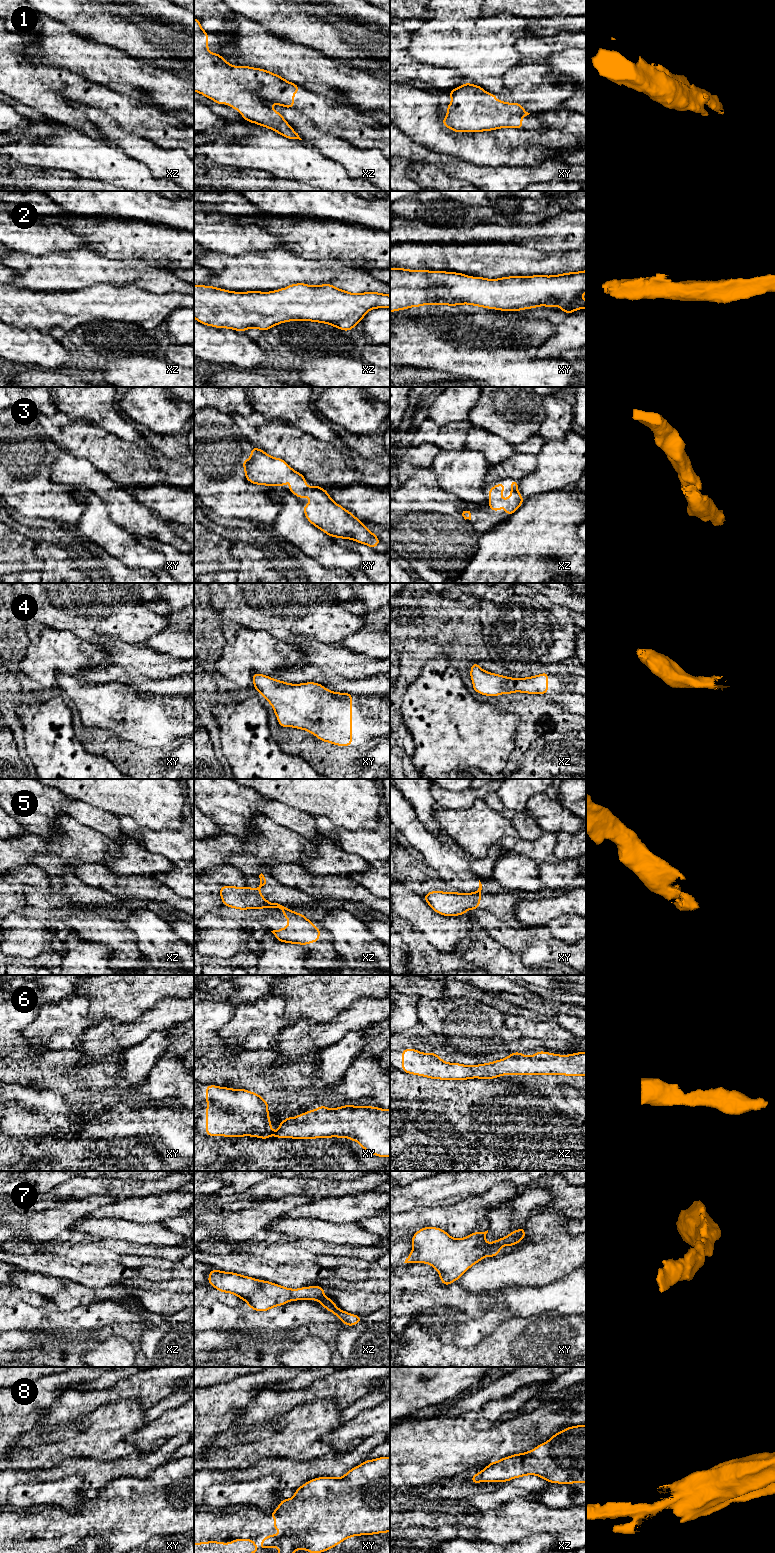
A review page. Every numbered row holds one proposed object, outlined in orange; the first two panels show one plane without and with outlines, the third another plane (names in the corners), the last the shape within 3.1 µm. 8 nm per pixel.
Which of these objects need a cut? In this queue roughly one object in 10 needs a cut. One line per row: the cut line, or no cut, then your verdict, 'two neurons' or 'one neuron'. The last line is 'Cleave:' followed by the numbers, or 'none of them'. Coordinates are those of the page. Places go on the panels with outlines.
1: no cut | one neuron
2: no cut | one neuron
3: no cut | one neuron
4: no cut | one neuron
5: xz (285, 907), (283, 909) | two neurons
6: no cut | one neuron
7: no cut | one neuron
8: no cut | one neuron
Cleave: 5

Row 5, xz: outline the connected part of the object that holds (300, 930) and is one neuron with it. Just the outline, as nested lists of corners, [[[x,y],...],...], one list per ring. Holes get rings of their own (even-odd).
[[[288,908],[283,909],[283,915],[289,920],[289,924],[280,930],[271,931],[277,940],[301,945],[319,941],[321,928],[313,926],[304,915]]]

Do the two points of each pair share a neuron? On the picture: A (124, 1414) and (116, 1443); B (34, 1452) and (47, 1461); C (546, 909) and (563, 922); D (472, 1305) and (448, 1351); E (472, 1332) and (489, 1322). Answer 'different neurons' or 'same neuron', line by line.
A: same neuron
B: same neuron
C: different neurons
D: different neurons
E: same neuron

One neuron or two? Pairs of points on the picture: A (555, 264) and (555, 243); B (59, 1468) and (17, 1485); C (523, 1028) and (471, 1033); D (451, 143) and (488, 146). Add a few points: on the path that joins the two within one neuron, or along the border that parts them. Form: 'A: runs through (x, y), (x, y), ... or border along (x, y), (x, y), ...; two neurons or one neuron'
A: border along (542, 249), (545, 251), (575, 250); two neurons
B: border along (39, 1474), (41, 1479), (60, 1479), (64, 1476); two neurons
C: border along (504, 1014), (504, 1024), (514, 1030); two neurons
D: runs through (460, 146), (479, 146); one neuron

